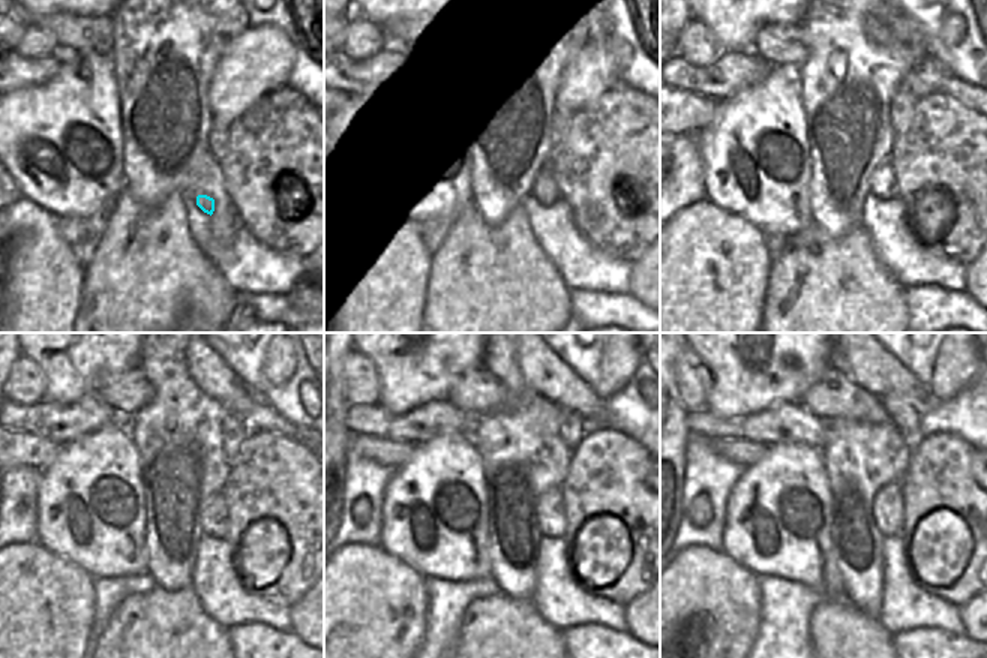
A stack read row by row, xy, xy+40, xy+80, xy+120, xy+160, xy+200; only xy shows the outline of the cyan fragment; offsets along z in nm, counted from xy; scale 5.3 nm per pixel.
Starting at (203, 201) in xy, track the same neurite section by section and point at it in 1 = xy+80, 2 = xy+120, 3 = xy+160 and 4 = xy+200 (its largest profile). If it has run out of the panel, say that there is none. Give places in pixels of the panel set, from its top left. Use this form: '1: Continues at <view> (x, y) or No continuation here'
1: Continues at xy+80 (882, 186)
2: Continues at xy+120 (213, 519)
3: Continues at xy+160 (551, 513)
4: Continues at xy+200 (888, 510).

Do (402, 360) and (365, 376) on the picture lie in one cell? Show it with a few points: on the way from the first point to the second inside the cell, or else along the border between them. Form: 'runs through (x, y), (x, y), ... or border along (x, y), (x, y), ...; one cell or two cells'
border along (353, 348), (375, 370), (378, 402); two cells

